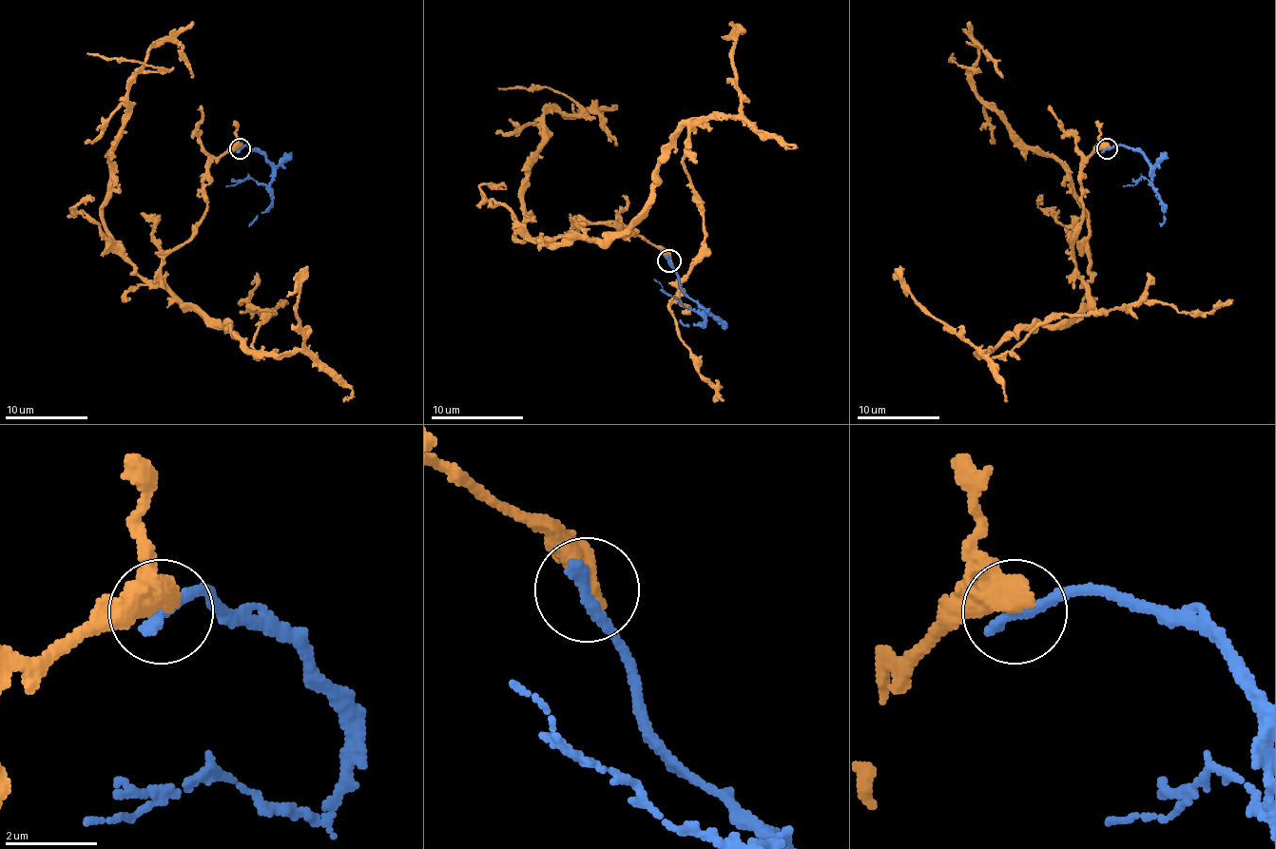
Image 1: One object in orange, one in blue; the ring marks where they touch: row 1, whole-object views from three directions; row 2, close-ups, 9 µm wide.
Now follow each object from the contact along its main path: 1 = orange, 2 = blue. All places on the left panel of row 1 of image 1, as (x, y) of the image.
1: (240, 148), (209, 166), (207, 212), (162, 276), (257, 356), (271, 314), (240, 301), (273, 311), (281, 299)
2: (240, 148), (255, 148), (271, 166), (273, 179), (260, 185), (248, 177), (236, 185), (225, 187)

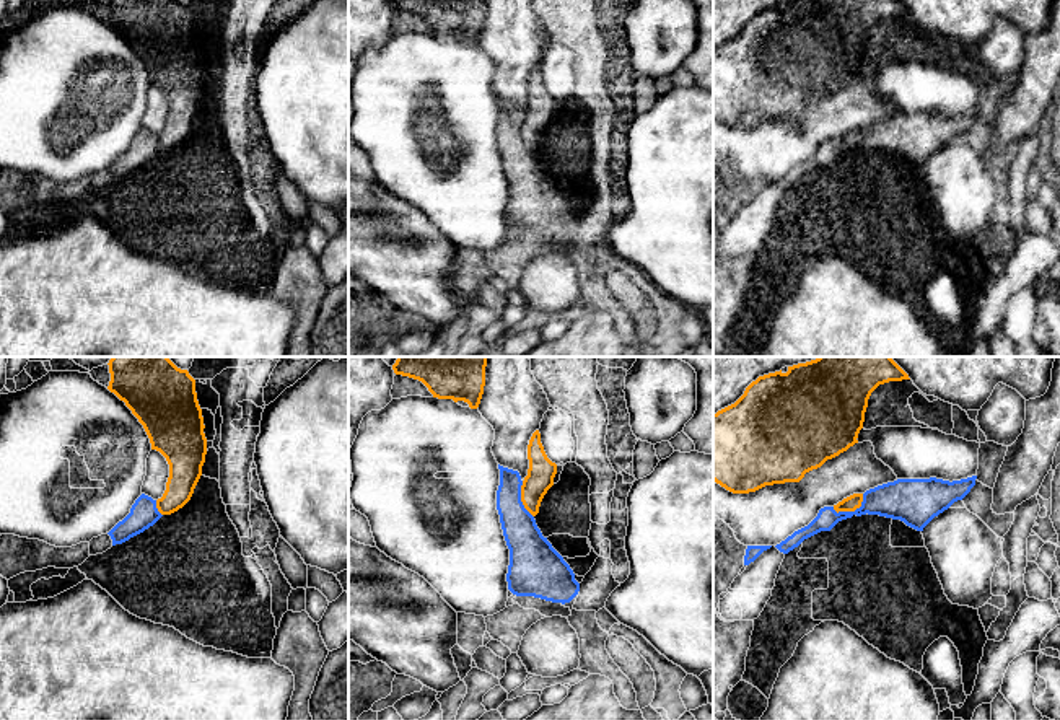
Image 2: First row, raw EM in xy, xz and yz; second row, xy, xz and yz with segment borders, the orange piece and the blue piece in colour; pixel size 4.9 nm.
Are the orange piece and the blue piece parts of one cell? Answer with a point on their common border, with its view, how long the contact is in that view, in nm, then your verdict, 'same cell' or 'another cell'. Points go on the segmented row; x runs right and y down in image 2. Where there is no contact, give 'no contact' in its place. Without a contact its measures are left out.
meets orange in yz at (852, 510); contact 180 nm long; another cell

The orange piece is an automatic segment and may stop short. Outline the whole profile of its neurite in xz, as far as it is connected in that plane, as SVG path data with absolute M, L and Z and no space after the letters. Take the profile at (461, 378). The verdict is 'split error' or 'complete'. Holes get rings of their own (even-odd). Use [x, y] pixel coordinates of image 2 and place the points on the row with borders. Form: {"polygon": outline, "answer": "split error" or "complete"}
{"polygon": "M397 357L396 375L422 381L433 397L464 401L477 409L485 386L487 357Z", "answer": "complete"}

